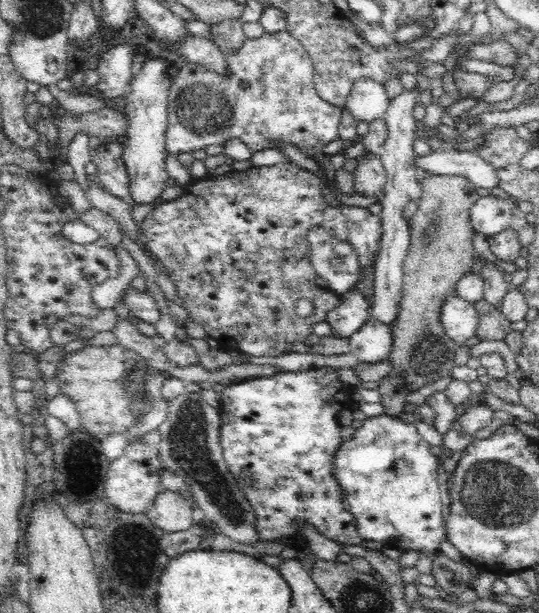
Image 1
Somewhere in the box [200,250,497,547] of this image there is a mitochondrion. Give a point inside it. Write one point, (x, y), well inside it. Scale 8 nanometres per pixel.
(428, 354)

